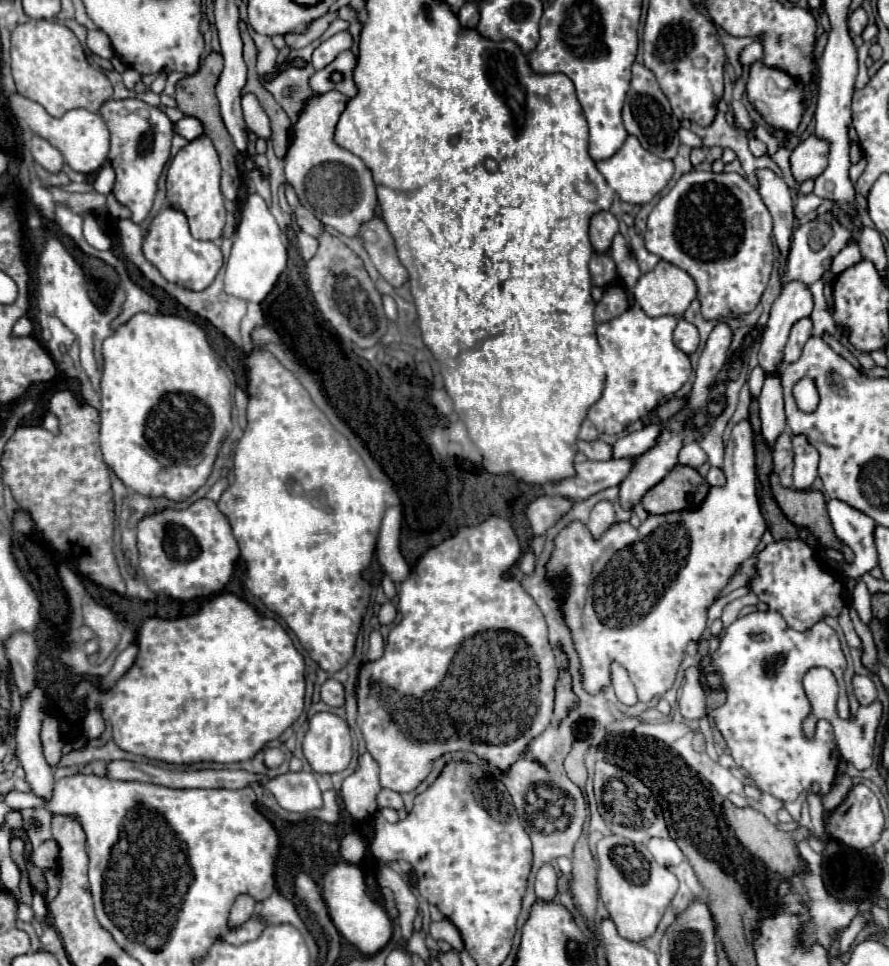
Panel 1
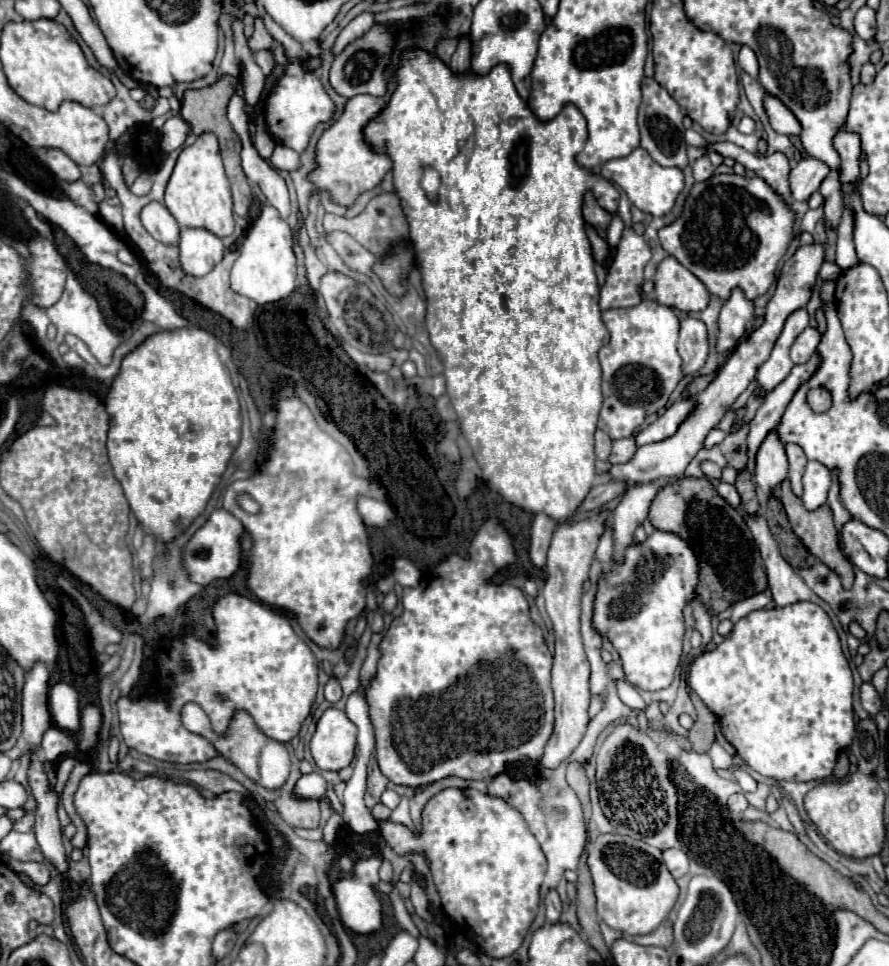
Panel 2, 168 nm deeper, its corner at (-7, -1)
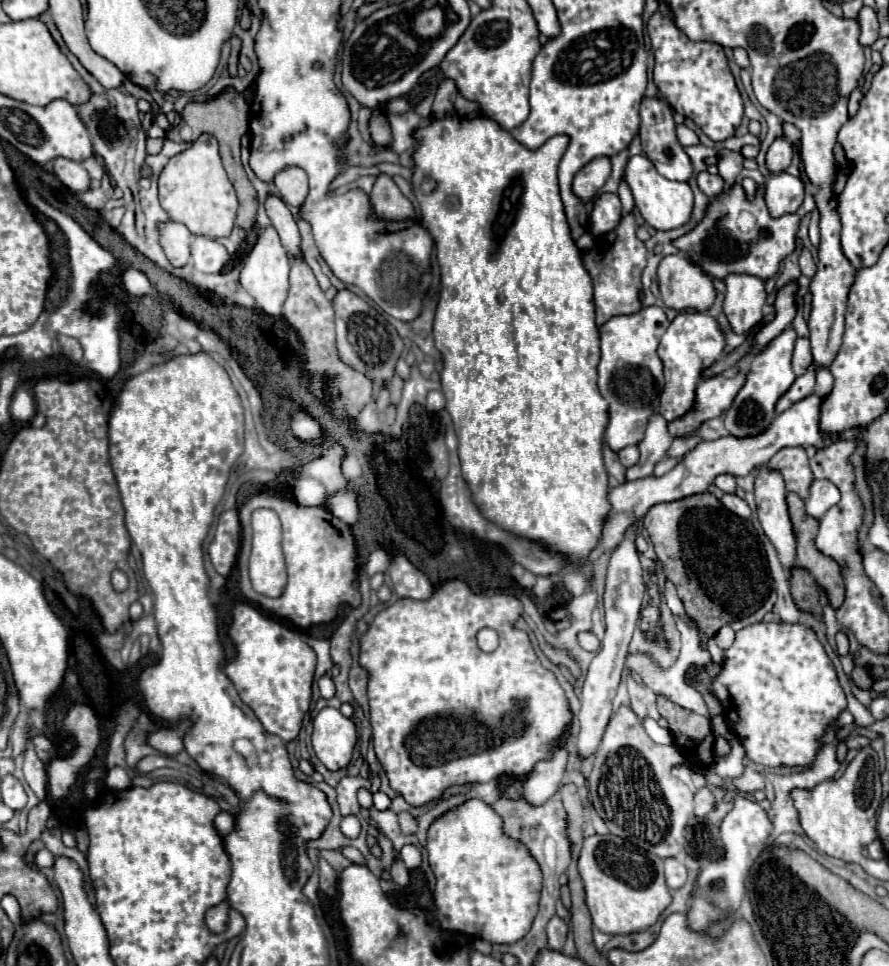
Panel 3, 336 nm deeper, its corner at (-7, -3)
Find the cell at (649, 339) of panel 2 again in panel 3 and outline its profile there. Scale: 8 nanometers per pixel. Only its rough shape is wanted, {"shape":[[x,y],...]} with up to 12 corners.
{"shape":[[660,306],[600,326],[604,440],[638,444],[658,412],[670,320]]}

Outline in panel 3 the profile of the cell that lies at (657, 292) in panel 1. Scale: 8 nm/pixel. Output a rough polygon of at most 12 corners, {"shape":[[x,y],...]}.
{"shape":[[680,254],[662,258],[662,302],[678,312],[706,312],[712,280]]}

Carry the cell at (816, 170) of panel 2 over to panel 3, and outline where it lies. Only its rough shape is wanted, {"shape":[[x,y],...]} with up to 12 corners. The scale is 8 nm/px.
{"shape":[[788,172],[766,180],[772,216],[796,212],[804,182]]}

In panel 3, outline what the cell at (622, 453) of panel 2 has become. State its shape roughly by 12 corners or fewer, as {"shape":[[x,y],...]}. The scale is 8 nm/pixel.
{"shape":[[626,446],[618,452],[622,466],[638,462],[638,446]]}

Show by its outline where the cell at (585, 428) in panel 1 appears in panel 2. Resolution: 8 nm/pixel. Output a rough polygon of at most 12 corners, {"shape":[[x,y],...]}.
{"shape":[[596,430],[596,456],[606,462],[612,440],[602,430]]}

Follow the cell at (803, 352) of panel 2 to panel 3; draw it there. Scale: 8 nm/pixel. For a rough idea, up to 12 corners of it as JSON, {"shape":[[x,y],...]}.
{"shape":[[798,338],[792,368],[800,376],[812,362],[810,340]]}

